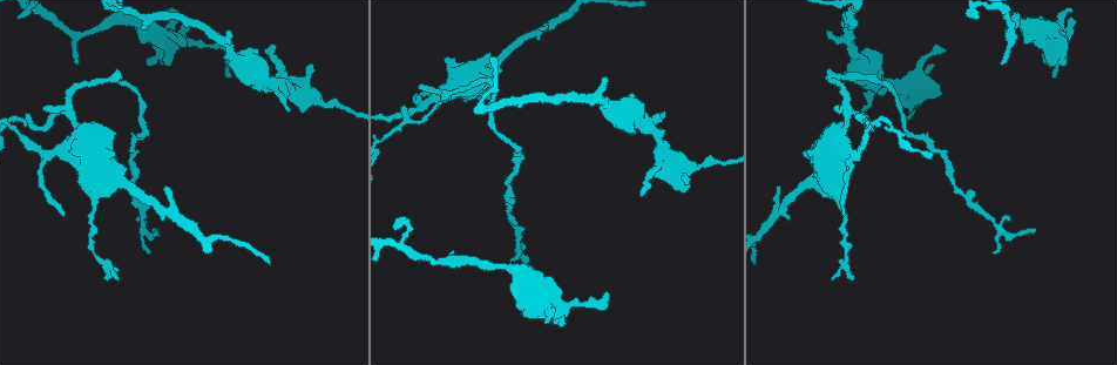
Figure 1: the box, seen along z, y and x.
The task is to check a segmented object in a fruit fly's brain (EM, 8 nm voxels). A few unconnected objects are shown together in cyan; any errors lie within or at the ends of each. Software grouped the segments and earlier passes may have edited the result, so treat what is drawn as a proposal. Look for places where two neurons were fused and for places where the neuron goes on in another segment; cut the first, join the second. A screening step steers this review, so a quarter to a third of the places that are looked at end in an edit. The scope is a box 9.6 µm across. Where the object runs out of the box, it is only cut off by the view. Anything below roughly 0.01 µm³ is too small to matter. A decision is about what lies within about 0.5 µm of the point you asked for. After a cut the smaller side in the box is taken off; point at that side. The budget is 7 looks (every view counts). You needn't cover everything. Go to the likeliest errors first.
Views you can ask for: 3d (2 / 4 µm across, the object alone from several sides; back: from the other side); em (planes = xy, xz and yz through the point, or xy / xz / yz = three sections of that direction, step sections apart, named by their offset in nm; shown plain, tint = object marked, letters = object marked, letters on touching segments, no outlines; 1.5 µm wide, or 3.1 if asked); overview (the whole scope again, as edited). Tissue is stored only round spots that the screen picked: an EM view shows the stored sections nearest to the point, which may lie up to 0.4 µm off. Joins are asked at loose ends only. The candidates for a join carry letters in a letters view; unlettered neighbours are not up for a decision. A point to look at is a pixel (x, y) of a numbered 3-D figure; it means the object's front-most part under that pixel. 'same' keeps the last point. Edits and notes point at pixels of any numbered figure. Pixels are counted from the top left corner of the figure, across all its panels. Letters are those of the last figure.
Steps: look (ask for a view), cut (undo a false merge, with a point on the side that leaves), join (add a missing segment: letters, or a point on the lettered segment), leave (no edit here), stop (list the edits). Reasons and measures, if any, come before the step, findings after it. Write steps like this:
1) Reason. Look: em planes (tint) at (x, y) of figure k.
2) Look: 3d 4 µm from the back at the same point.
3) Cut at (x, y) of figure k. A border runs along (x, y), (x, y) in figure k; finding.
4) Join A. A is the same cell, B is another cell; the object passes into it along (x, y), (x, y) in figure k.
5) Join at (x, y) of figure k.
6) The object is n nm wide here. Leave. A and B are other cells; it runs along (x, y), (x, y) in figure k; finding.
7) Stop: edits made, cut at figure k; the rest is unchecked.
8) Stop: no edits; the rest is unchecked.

Look: em planes (letters) at (1053, 78) of figure 1.

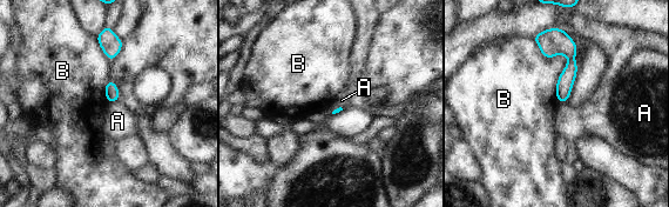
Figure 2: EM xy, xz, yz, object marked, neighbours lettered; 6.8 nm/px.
The longest contact is with B, 480 nm. Leave. A and B are other cells; a border runs along (117, 100), (108, 104) in figure 2; none of them fits.

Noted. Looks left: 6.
An open end. Look: em 3.1 µm planes (letters) at (864, 112) of figure 1.

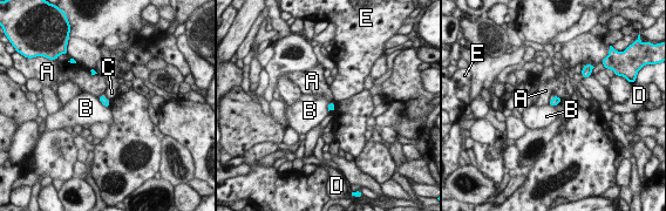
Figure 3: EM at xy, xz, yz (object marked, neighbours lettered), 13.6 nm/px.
The longest contact is with B, 220 nm. Leave. A, B, C, D and E are other cells; a border runs along (97, 97), (108, 108) in figure 3; no lettered segment goes on from it.

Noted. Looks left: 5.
Free end. Look: em yz step 8 (tint) at (520, 99) of figure 1.

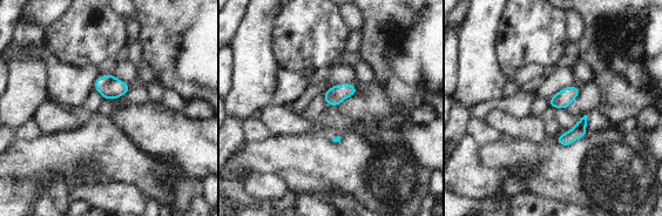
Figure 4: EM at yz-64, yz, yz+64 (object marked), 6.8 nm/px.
Another direction. Look: em planes (letters) at the same point.

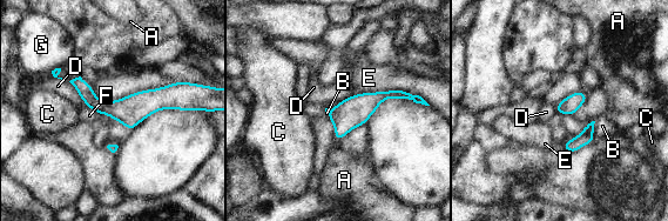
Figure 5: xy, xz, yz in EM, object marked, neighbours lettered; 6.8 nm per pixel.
The object is 120 nm wide here. Leave. A, B, C, D, E, F and G are other cells; it runs along (75, 81), (102, 107), (183, 105) in figure 5; none of them fits.

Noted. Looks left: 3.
Stop: no edits; the rest is unchecked.

